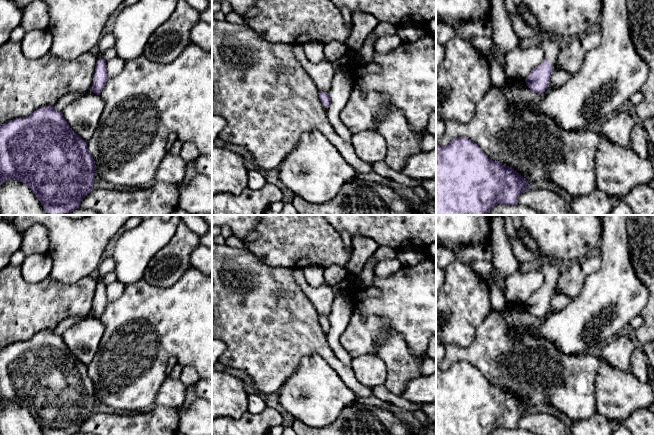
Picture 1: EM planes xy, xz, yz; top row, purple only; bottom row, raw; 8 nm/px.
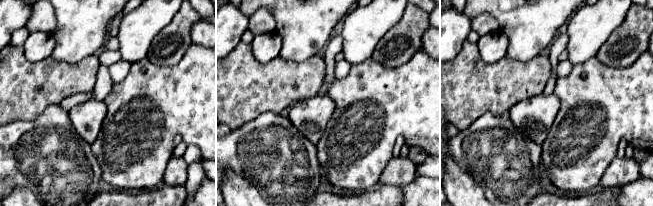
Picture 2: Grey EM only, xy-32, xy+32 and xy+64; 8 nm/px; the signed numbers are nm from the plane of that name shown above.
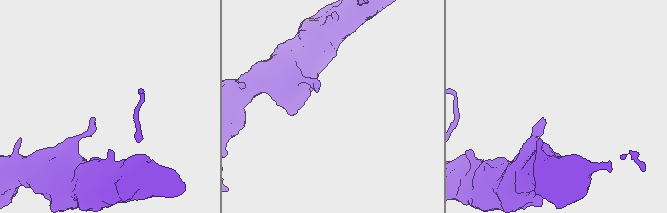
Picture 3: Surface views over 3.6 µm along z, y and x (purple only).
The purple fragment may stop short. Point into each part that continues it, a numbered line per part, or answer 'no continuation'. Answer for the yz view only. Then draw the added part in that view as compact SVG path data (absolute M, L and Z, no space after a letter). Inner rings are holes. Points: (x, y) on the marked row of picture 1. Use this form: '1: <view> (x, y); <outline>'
1: yz (551, 46); M542 37L539 40L539 46L545 51L546 59L553 64L560 50L560 40L550 37Z

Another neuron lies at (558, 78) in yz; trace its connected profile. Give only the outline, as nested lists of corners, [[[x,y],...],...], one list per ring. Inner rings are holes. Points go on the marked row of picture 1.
[[[553,70],[550,77],[549,86],[552,88],[552,90],[558,89],[573,75],[574,73],[568,73],[561,70]]]

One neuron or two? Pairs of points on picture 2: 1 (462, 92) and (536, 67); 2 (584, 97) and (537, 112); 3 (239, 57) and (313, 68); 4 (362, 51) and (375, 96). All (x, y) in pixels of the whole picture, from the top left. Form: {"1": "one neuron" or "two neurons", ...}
{"1": "one neuron", "2": "two neurons", "3": "one neuron", "4": "two neurons"}

